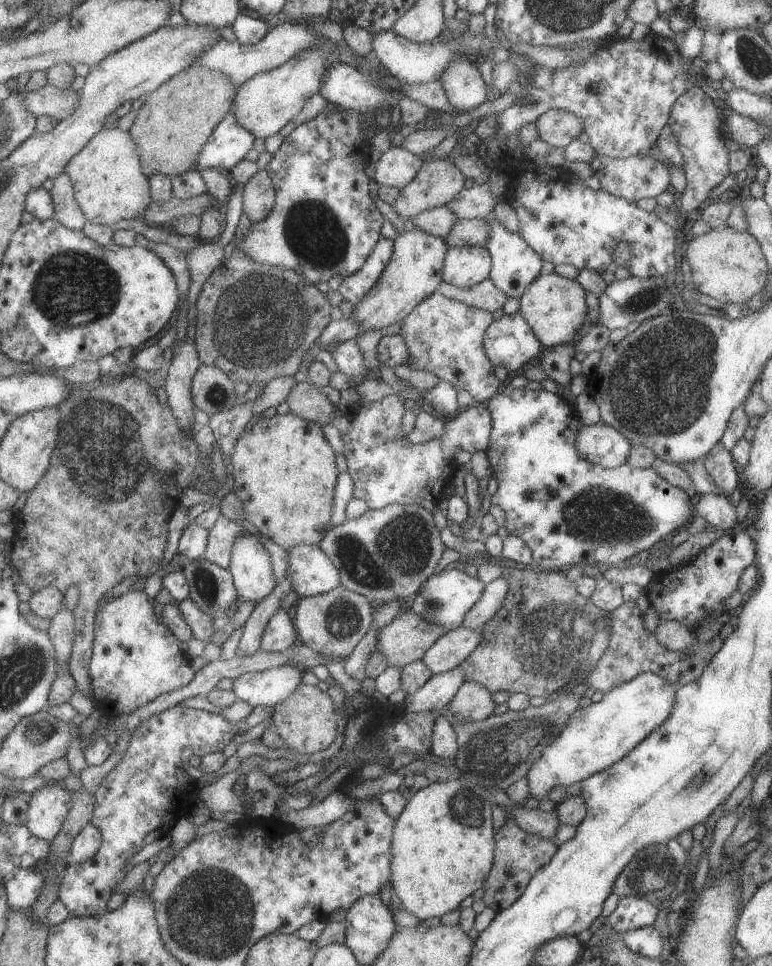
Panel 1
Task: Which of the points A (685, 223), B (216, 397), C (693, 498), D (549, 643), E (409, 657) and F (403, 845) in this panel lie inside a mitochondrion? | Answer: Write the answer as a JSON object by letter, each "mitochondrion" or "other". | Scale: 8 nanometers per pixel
{"A":"other","B":"mitochondrion","C":"other","D":"mitochondrion","E":"other","F":"other"}

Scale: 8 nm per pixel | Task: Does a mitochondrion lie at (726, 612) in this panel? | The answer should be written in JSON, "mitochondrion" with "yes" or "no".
{"mitochondrion":"no"}

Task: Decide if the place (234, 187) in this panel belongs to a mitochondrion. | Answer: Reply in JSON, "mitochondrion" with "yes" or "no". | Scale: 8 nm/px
{"mitochondrion":"no"}

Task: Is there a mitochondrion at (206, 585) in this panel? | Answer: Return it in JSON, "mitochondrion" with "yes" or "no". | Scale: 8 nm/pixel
{"mitochondrion":"yes"}

